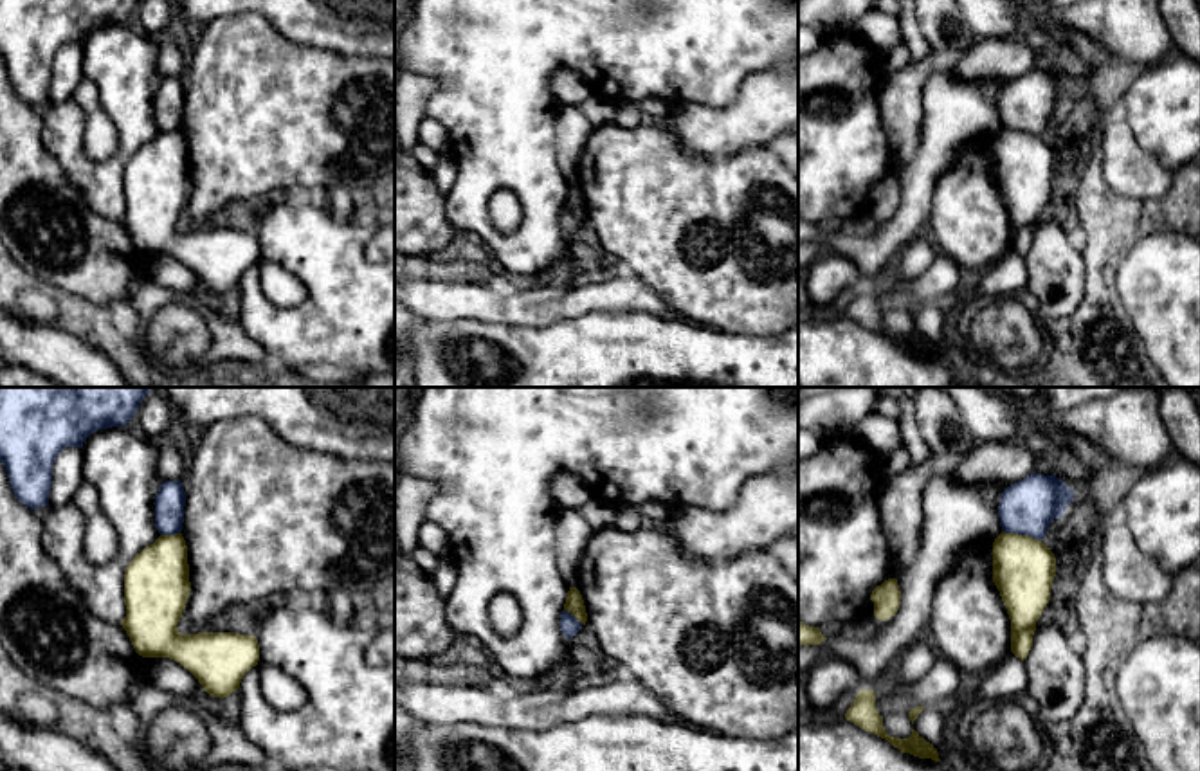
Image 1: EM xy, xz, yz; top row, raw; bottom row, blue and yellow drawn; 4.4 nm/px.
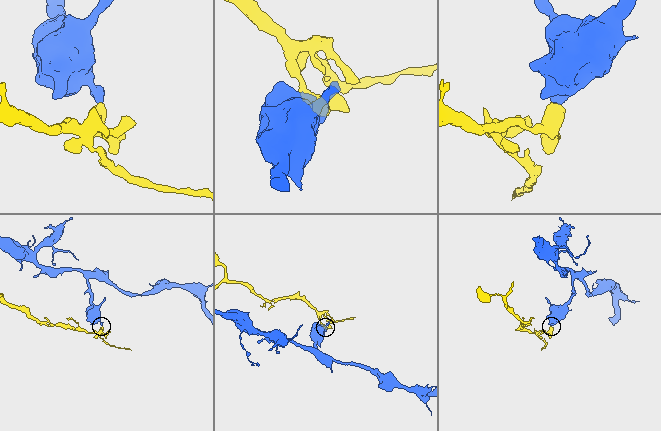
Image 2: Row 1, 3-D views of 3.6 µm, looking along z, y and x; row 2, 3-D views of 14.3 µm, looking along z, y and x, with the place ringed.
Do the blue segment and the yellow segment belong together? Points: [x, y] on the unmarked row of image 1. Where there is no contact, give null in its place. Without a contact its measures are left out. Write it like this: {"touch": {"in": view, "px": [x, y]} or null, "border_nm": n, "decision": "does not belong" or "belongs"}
{"touch": {"in": "yz", "px": [1022, 130]}, "border_nm": 180, "decision": "does not belong"}

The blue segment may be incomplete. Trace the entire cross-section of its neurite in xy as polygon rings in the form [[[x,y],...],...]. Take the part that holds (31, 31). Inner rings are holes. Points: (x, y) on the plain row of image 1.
[[[0,0],[0,58],[16,95],[31,106],[49,103],[52,61],[67,43],[83,43],[83,38],[99,25],[126,23],[141,0]]]

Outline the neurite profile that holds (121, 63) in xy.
[[[108,23],[92,29],[83,38],[81,49],[83,77],[99,88],[99,103],[115,124],[119,150],[105,160],[94,160],[86,155],[86,112],[74,101],[49,108],[43,117],[41,142],[63,169],[65,178],[83,195],[94,213],[103,218],[121,220],[126,213],[124,168],[137,150],[160,133],[155,122],[155,94],[164,79],[157,68],[159,45],[150,36],[133,32],[126,23]]]

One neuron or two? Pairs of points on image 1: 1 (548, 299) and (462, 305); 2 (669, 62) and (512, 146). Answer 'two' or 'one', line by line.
1: one
2: one

